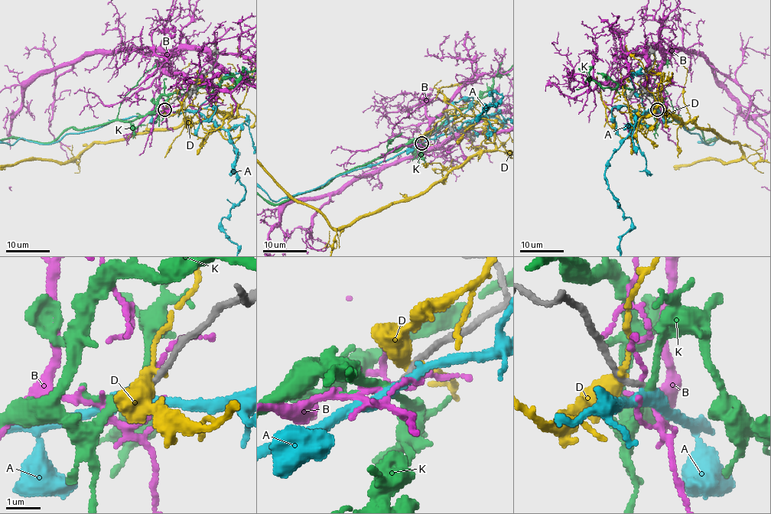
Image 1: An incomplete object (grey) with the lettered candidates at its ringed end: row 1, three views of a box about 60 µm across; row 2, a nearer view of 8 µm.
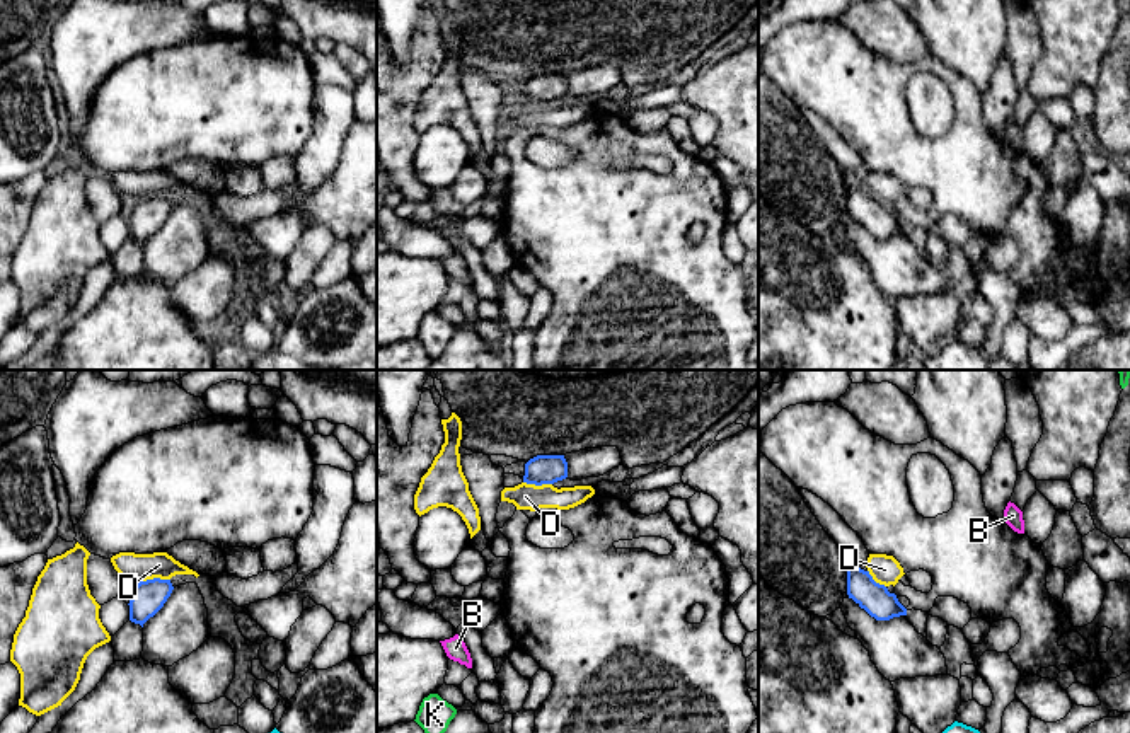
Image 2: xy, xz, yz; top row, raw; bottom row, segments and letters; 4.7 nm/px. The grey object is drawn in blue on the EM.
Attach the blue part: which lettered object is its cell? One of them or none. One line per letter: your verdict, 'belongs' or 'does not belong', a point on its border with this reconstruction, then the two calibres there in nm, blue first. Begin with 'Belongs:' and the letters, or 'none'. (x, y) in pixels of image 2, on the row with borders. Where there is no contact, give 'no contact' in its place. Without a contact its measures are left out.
Belongs: A
A: belongs; no contact
B: does not belong; no contact
D: does not belong; contact xy (154, 578); calibres 160 and 130 nm
K: does not belong; no contact

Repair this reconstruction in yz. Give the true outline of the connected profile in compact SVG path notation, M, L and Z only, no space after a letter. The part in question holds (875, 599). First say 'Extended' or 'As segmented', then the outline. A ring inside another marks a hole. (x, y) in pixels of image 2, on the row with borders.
As segmented. M847 559L847 595L876 620L907 615L907 609L885 585L873 580L869 571Z

